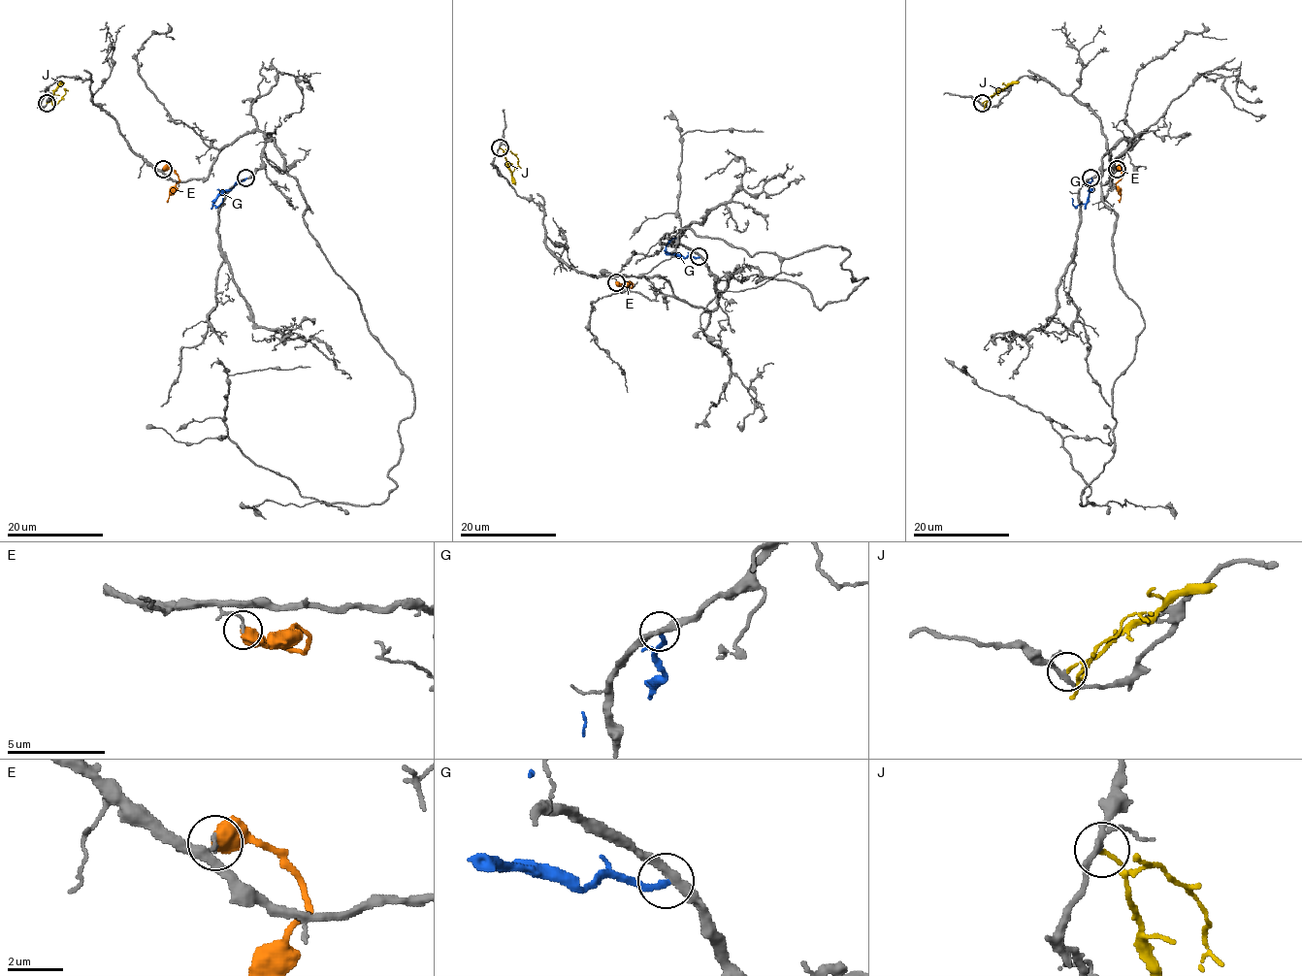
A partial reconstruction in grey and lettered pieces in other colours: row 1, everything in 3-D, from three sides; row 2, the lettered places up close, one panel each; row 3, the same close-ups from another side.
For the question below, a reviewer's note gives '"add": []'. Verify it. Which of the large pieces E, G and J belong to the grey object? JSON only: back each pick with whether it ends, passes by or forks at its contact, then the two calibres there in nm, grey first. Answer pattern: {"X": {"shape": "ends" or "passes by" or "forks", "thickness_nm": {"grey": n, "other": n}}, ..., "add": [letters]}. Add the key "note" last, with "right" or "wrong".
{"add": [], "note": "right"}

